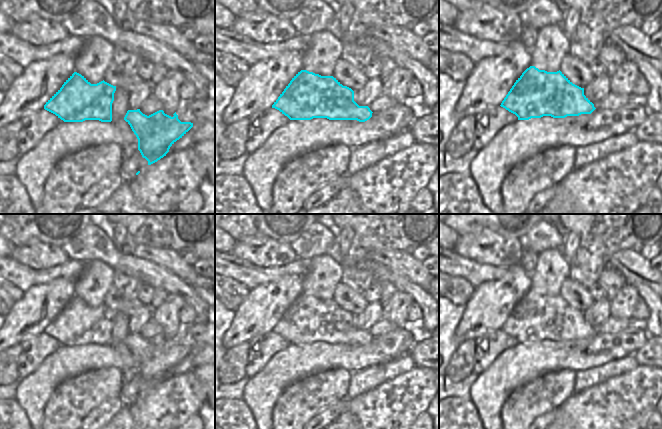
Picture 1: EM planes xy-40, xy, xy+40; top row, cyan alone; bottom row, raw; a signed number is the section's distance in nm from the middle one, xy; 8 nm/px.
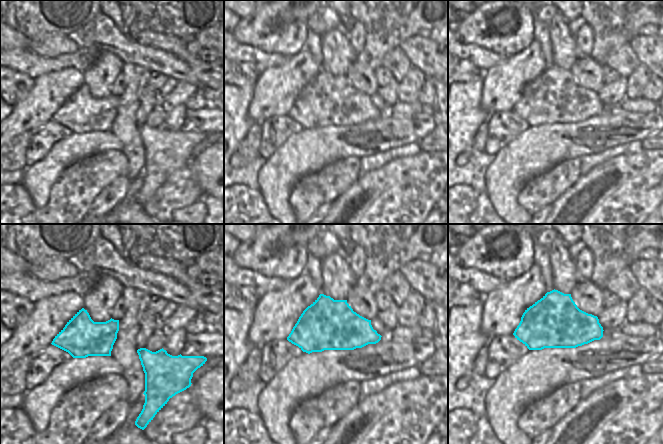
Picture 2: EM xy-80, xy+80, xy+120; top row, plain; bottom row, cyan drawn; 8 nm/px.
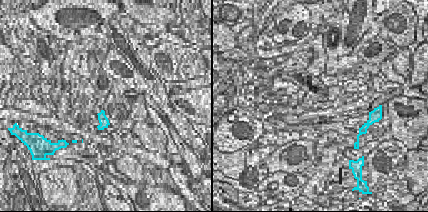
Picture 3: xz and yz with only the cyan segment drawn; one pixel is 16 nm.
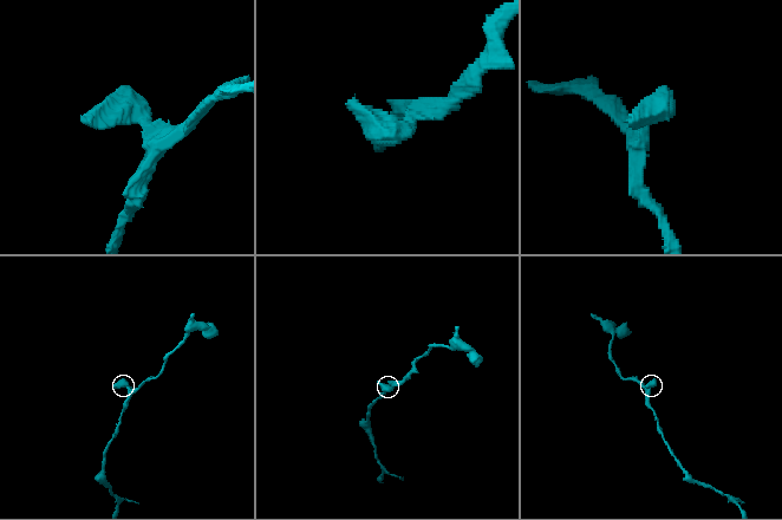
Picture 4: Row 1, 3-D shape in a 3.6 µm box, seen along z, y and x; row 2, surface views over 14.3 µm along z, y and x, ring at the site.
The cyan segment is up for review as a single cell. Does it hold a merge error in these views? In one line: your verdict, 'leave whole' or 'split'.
leave whole

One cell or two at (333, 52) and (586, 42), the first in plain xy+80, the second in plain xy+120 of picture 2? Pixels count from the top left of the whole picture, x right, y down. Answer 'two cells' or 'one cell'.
two cells

